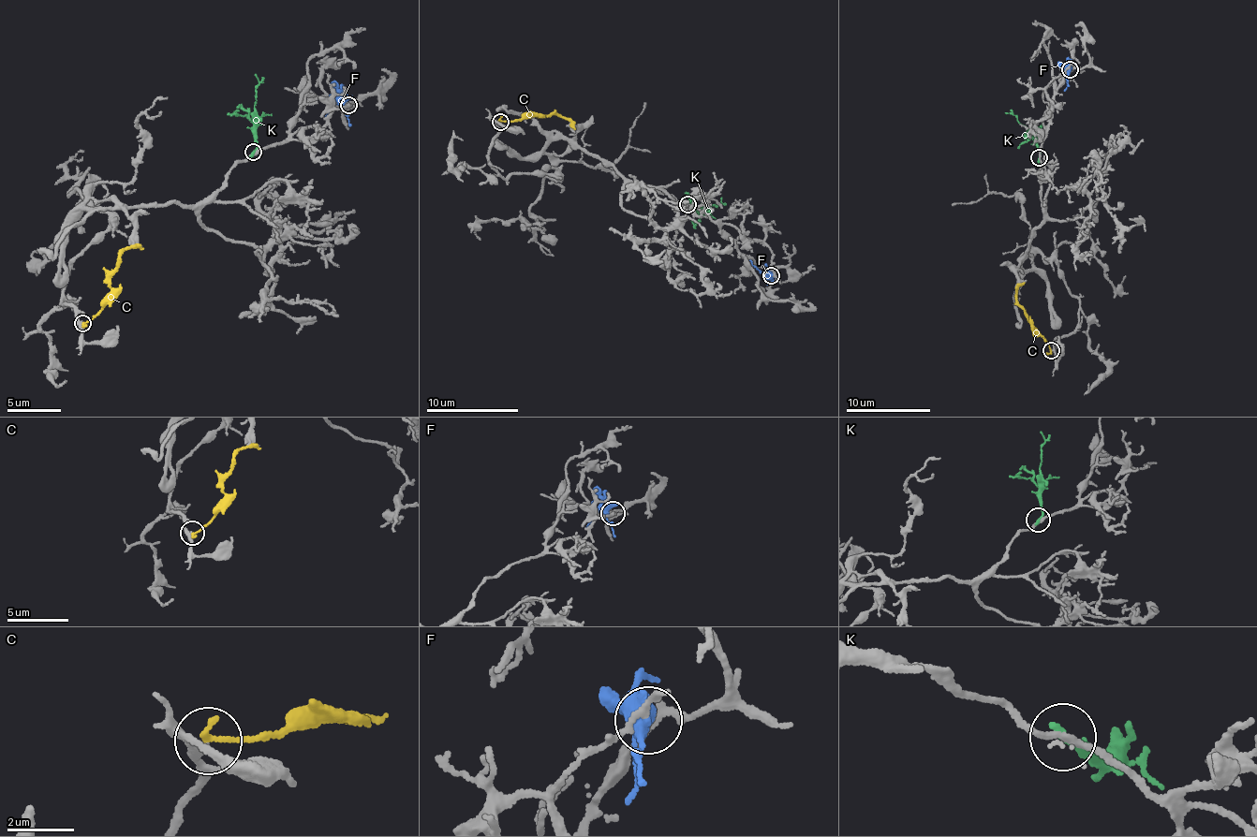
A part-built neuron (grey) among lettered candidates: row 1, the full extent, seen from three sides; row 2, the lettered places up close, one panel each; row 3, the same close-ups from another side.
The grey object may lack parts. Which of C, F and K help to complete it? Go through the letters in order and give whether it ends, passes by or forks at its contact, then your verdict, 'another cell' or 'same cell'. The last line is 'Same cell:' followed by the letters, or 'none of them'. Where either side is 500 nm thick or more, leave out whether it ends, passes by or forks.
C: it ends | another cell
F: it passes by | another cell
K: it ends | another cell
Same cell: none of them

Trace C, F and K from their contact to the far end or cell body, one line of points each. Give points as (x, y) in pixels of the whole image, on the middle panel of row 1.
C: (500, 121), (516, 122), (553, 114), (569, 120), (575, 129)
F: (772, 274), (760, 272), (748, 260)
K: (688, 204), (700, 213), (719, 203), (721, 197)

